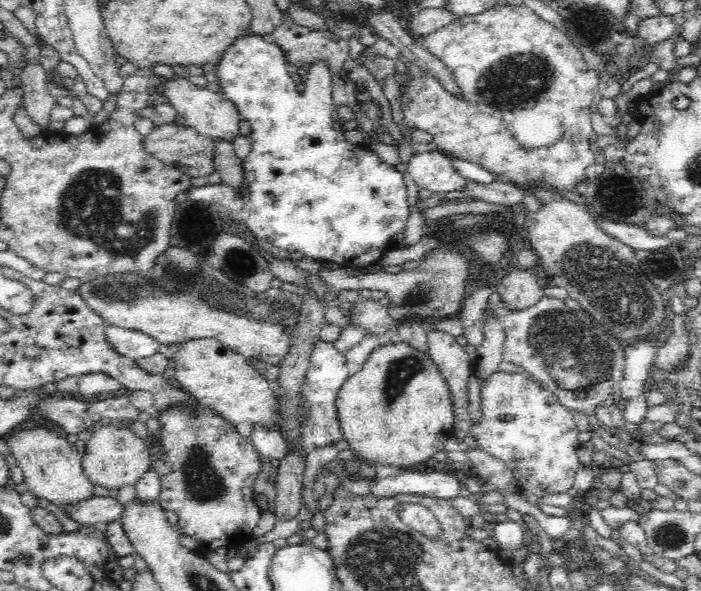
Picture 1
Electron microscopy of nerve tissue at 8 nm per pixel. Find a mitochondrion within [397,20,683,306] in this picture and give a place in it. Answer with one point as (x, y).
(519, 79)

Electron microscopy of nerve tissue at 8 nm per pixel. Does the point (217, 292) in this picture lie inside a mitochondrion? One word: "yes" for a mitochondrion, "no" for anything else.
yes

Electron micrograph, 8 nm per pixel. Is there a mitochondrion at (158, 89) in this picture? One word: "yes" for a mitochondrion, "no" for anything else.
no

